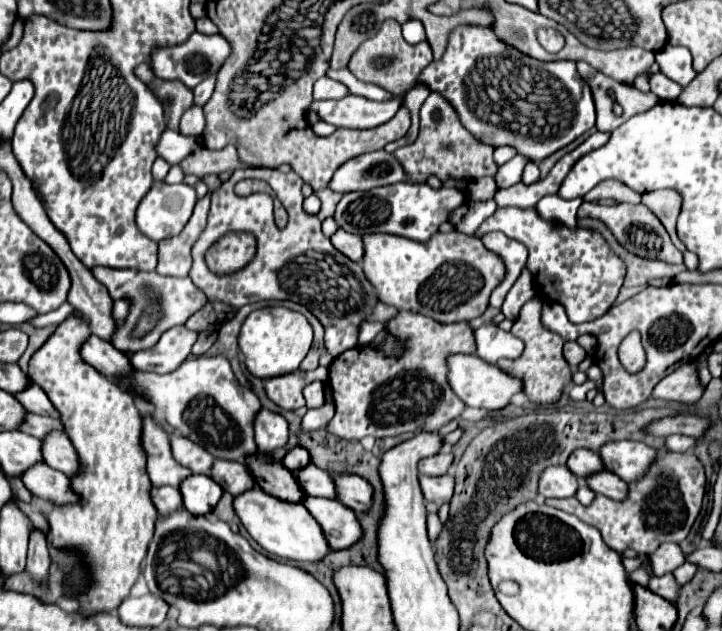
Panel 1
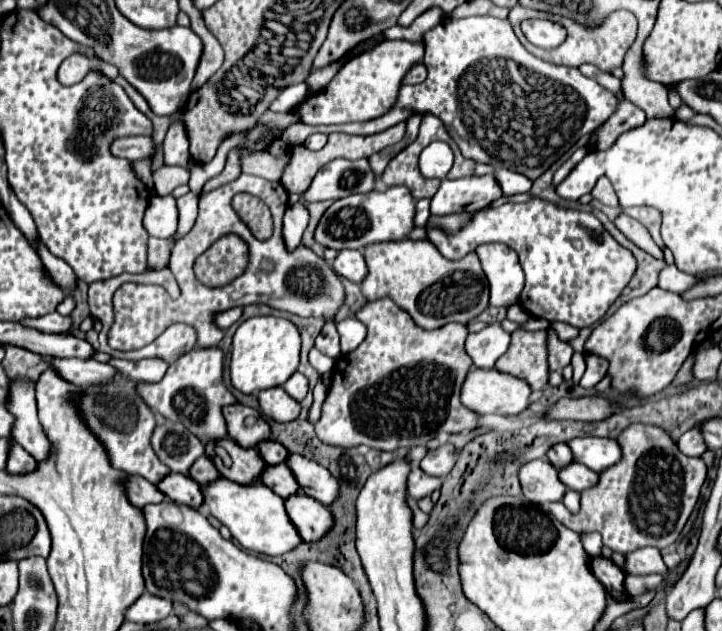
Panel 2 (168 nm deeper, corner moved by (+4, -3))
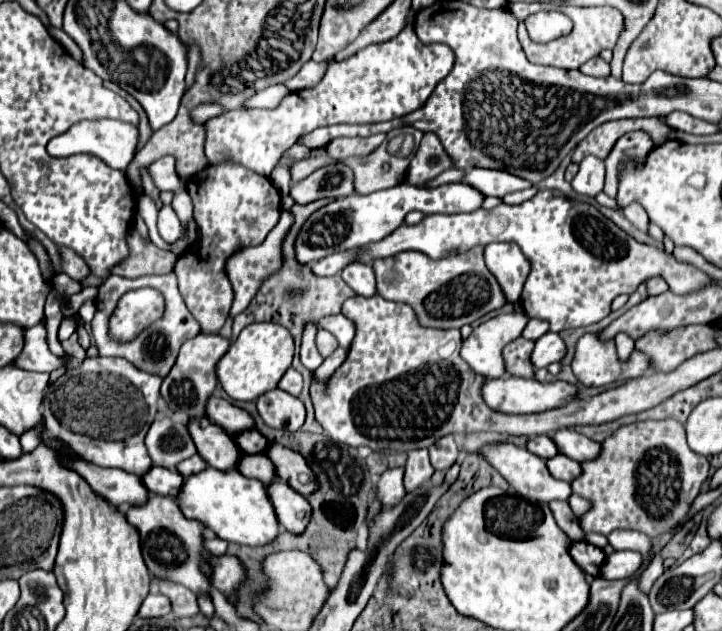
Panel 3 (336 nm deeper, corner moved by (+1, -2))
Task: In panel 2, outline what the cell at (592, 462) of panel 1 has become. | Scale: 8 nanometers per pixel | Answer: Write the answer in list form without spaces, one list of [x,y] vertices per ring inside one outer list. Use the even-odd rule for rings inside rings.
[[[560,443],[560,445],[552,447],[552,451],[548,451],[548,459],[556,469],[564,469],[566,465],[570,465],[574,461],[572,451],[570,451],[570,447],[566,443]]]

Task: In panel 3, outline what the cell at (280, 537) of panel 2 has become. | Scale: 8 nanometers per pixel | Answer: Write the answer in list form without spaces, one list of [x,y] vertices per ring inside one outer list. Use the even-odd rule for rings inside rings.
[[[207,466],[203,472],[185,478],[177,494],[177,504],[185,518],[201,522],[205,528],[213,530],[217,538],[227,542],[263,546],[275,540],[275,534],[279,534],[279,522],[267,498],[267,488],[259,480],[245,478],[235,470],[221,472]]]

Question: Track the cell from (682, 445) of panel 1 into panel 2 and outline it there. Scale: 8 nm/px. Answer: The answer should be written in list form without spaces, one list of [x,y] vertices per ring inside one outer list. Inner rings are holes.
[[[692,427],[690,431],[686,431],[680,439],[678,439],[678,449],[684,453],[684,455],[690,455],[690,457],[700,457],[704,451],[706,451],[706,445],[704,445],[704,439],[700,435],[700,427]]]

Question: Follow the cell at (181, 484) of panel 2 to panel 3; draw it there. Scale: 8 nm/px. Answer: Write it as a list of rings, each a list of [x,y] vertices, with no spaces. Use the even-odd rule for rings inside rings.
[[[151,466],[149,472],[143,474],[143,484],[149,492],[161,496],[175,496],[179,492],[179,486],[183,484],[183,476],[179,472],[163,470],[163,466]]]

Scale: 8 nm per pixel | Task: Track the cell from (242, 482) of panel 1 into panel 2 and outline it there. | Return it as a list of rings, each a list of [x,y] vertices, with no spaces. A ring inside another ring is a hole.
[[[202,455],[202,457],[200,457],[200,459],[196,459],[196,463],[192,465],[190,477],[192,477],[192,479],[196,479],[202,487],[206,487],[206,485],[210,485],[212,481],[220,479],[222,475],[218,473],[216,465],[212,463],[212,459],[210,459],[208,455]]]

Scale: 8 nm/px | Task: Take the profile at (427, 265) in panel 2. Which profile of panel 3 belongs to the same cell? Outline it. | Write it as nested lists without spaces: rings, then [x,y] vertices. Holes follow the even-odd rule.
[[[475,246],[467,252],[451,254],[441,260],[431,260],[419,252],[403,252],[373,262],[373,270],[377,276],[377,294],[381,294],[385,300],[409,304],[415,310],[421,326],[461,328],[507,304],[501,286],[485,266],[483,246]]]

